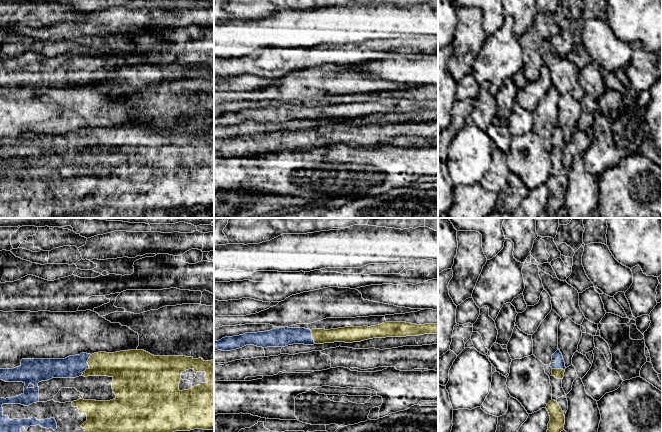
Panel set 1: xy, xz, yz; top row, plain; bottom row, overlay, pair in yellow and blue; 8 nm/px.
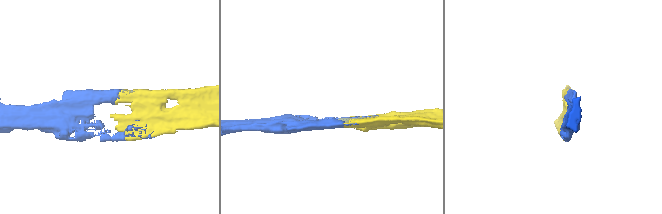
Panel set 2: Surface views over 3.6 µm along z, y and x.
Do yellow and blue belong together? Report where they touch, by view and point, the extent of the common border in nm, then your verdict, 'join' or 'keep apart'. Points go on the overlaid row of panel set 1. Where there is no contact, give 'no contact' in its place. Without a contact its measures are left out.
contact xy (88, 364); length 190 nm; join

